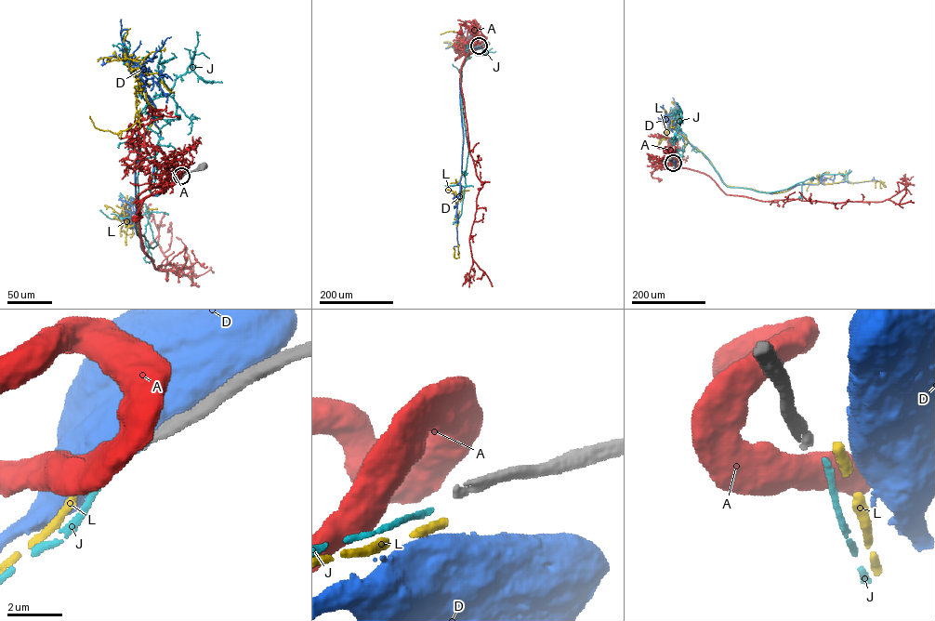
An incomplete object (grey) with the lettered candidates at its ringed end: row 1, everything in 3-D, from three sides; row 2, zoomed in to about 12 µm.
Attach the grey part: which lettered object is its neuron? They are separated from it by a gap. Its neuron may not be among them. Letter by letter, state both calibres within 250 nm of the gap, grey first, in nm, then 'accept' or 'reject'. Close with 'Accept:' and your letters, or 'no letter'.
A: calibres 280 and 750 nm; reject
D: calibres 280 and 800 nm; reject
J: calibres 280 and 190 nm; reject
L: calibres 280 and 360 nm; reject
Accept: no letter

